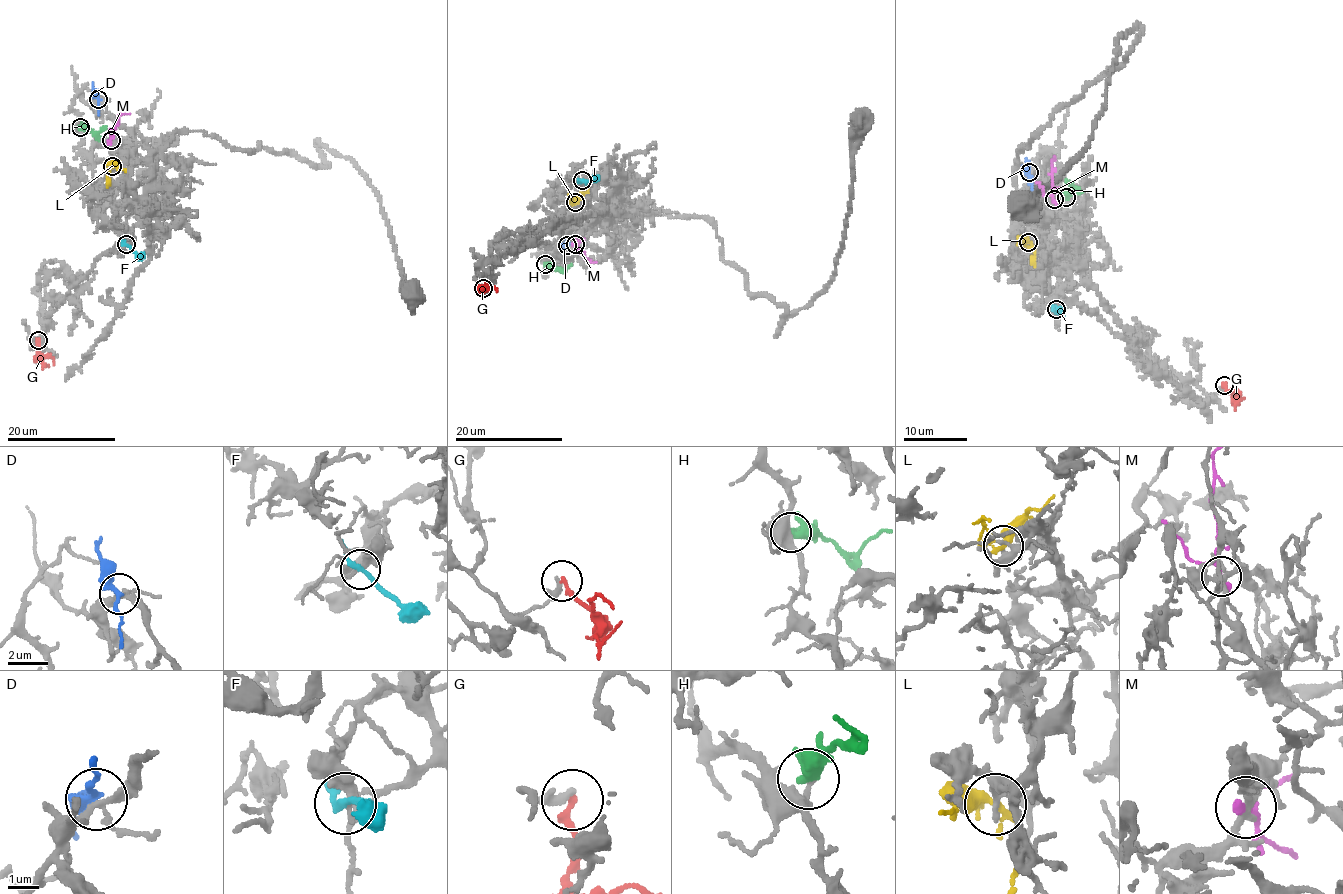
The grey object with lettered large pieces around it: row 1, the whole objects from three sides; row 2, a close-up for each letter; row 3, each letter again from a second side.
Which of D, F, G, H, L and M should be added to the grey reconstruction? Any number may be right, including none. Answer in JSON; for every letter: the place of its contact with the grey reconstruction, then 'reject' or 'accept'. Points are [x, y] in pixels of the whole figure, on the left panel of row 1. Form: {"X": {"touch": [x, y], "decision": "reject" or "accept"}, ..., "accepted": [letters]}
{"D": {"touch": [98, 99], "decision": "accept"}, "F": {"touch": [126, 244], "decision": "reject"}, "G": {"touch": [38, 340], "decision": "reject"}, "H": {"touch": [80, 127], "decision": "reject"}, "L": {"touch": [112, 166], "decision": "reject"}, "M": {"touch": [111, 140], "decision": "reject"}, "accepted": ["D"]}

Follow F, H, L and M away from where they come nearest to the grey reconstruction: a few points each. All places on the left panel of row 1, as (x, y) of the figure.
F: (126, 244), (144, 256)
H: (79, 128), (96, 133), (106, 127)
L: (112, 166), (106, 186)
M: (111, 140), (119, 116), (129, 114)

